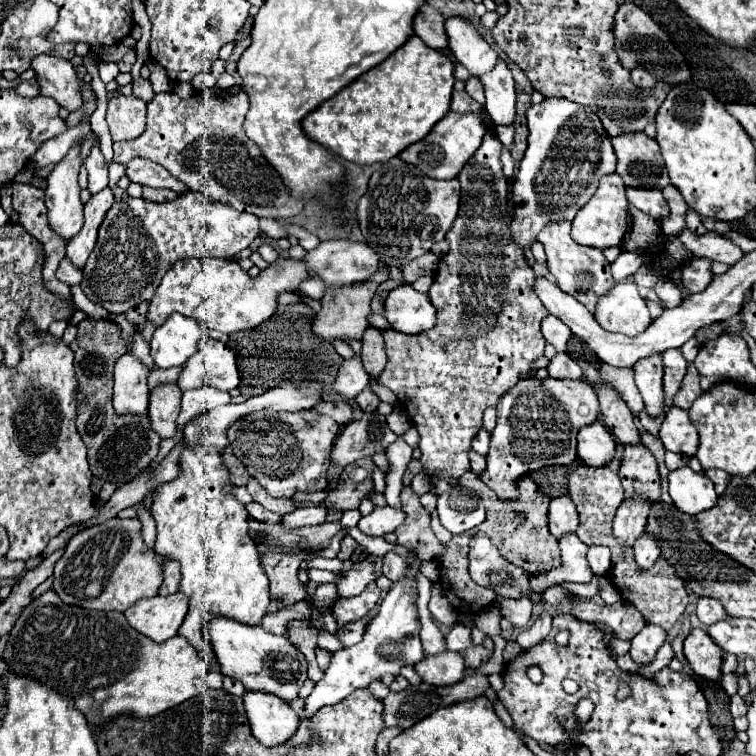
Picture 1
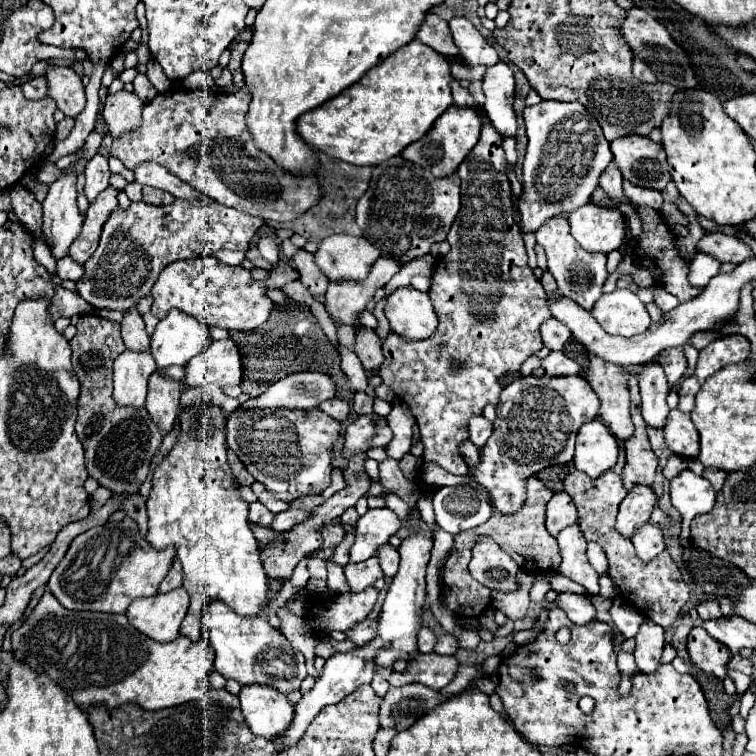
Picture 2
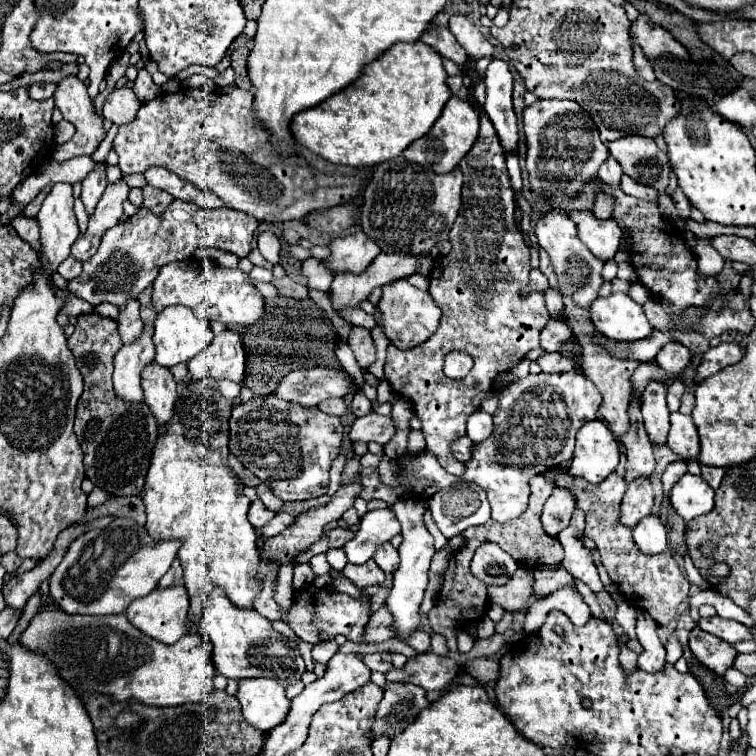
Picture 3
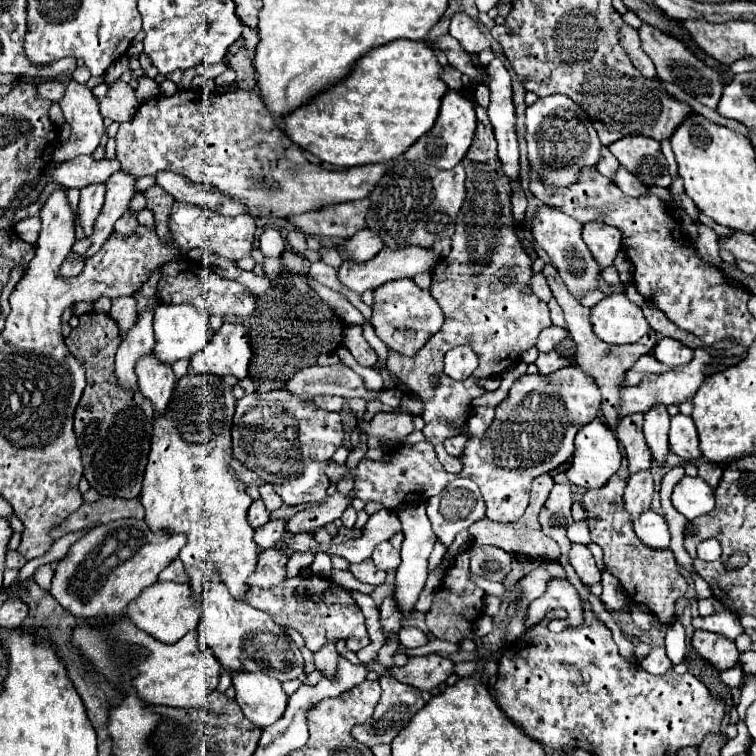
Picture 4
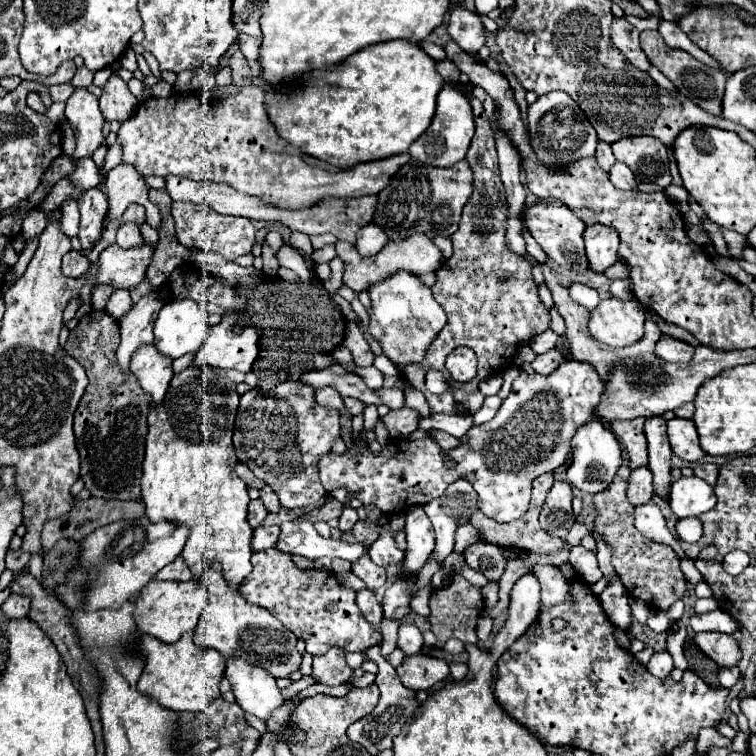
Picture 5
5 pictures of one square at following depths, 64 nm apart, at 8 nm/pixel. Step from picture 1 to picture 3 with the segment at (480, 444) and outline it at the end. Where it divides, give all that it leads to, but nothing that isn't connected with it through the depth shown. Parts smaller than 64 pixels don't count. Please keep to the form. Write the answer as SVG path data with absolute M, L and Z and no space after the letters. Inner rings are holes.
M476 410L470 418L468 418L468 438L478 444L482 440L486 440L492 434L492 416L486 414L484 410Z

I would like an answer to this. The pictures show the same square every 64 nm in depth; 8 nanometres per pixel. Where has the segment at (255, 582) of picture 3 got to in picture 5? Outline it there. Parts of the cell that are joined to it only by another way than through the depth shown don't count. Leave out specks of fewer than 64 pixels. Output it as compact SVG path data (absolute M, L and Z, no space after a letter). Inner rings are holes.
M190 366L176 374L170 382L168 394L160 406L152 406L148 414L148 436L146 436L146 456L142 464L142 502L146 506L146 516L150 522L174 522L184 524L190 530L188 542L182 550L186 566L194 574L194 582L200 584L208 562L222 564L224 578L232 590L238 590L242 580L250 574L252 564L252 528L246 520L246 508L250 496L246 484L234 472L236 454L232 446L234 418L238 410L236 384L226 376L226 372L212 370L206 366Z

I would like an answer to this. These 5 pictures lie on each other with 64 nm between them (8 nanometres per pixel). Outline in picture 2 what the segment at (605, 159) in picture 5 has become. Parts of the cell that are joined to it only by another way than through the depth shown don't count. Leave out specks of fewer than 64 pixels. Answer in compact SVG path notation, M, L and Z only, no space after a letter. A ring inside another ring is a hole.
M612 162L600 176L600 188L606 192L606 196L614 202L614 204L622 204L624 198L624 190L622 190L622 174L618 170L618 166Z

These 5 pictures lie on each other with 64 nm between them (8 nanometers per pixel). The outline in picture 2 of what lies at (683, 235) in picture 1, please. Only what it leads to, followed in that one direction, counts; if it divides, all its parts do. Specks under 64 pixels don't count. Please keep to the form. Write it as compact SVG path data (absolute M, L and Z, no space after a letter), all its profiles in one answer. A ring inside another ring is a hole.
M706 232L704 238L698 240L696 250L718 258L718 262L730 262L730 264L740 264L746 258L754 256L746 244L742 244L738 238L726 236L722 232L716 232L716 234Z

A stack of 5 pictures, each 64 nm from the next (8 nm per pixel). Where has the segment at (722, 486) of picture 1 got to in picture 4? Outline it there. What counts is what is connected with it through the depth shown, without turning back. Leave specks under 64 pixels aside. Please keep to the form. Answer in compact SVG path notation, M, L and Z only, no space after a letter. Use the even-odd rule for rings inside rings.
M700 462L700 464L698 464L698 476L704 478L712 488L718 486L718 482L720 482L720 478L722 478L722 472L724 472L724 470L722 470L720 466L712 464L712 462Z

